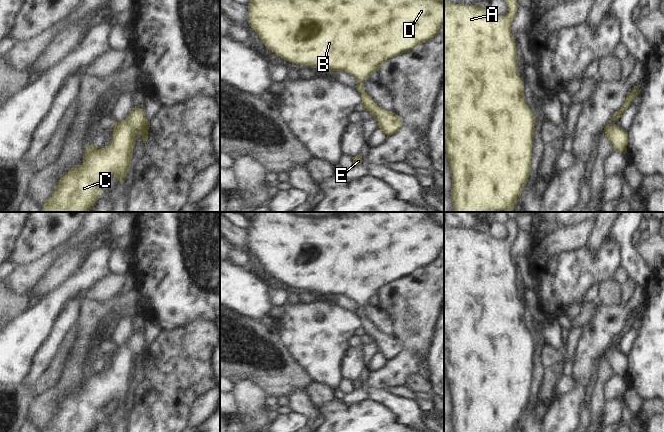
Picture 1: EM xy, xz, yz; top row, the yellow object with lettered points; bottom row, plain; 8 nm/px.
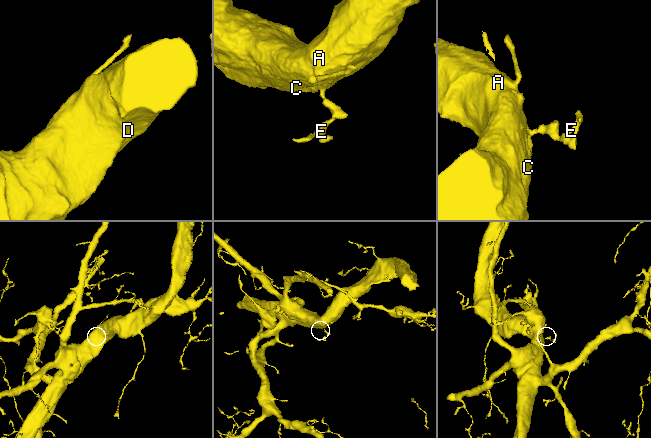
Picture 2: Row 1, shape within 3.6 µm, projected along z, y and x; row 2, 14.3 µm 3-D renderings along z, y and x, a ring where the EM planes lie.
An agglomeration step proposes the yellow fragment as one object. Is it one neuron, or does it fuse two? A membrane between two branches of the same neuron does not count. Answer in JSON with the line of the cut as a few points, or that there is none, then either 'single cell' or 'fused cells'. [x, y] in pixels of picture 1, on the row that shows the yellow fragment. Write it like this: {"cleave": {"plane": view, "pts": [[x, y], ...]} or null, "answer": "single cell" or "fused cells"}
{"cleave": null, "answer": "single cell"}

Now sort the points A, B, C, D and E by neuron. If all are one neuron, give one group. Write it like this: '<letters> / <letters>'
A B C D E

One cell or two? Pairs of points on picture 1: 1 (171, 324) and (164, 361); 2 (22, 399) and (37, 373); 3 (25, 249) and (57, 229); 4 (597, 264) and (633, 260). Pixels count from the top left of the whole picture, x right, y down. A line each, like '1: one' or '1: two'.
1: two
2: two
3: one
4: two

